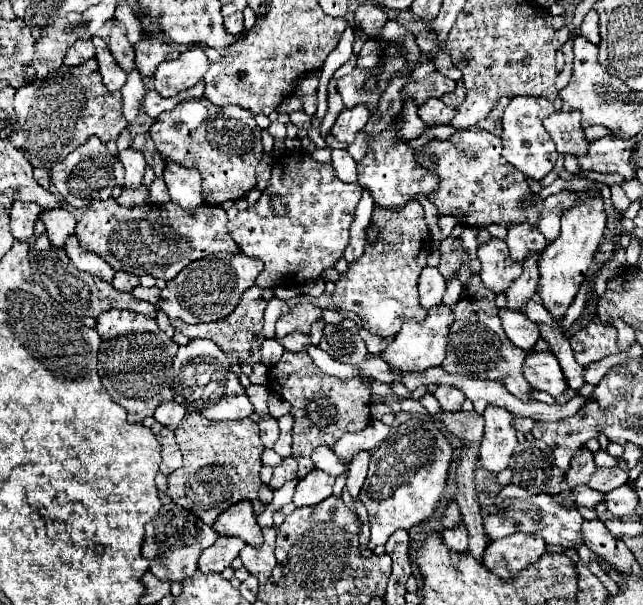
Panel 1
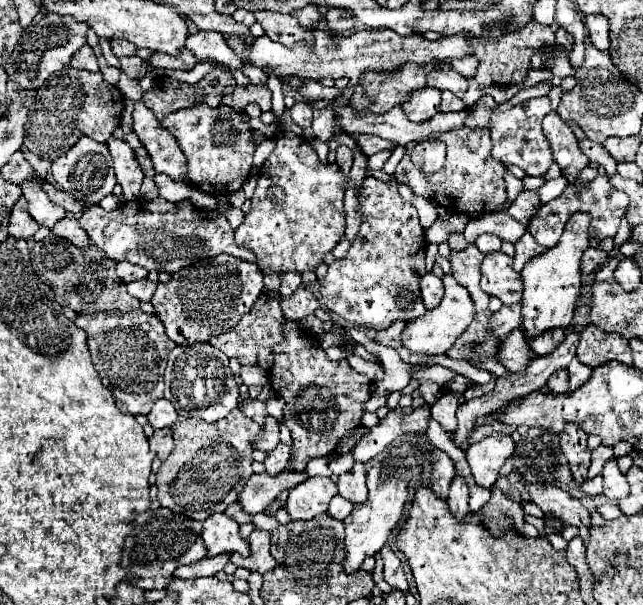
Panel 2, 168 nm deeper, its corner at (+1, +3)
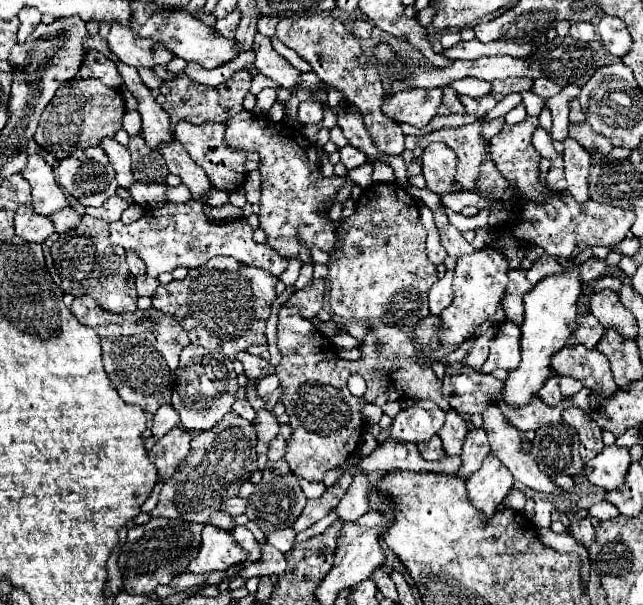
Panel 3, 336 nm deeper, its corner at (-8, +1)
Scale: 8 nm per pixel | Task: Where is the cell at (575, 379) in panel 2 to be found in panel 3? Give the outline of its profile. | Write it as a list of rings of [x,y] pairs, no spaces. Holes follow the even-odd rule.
[[[559,375],[559,387],[561,387],[561,393],[565,395],[565,397],[571,397],[571,395],[575,395],[575,393],[579,393],[579,389],[583,387],[579,381],[575,381],[573,377],[561,377]]]

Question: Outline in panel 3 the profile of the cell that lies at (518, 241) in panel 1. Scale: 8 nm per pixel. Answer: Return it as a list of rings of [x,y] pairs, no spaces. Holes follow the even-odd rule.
[[[543,255],[543,257],[539,257],[535,263],[533,263],[533,267],[527,271],[527,279],[533,283],[533,285],[537,285],[541,279],[545,279],[545,277],[549,277],[549,275],[559,275],[559,273],[563,273],[565,269],[551,257],[551,255]]]

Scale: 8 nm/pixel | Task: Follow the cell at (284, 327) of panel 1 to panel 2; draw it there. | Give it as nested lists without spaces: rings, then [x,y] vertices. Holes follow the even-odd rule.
[[[300,287],[292,297],[280,299],[280,307],[282,307],[282,313],[288,321],[298,323],[304,317],[312,315],[320,307],[320,303],[312,291],[308,291],[306,287]]]

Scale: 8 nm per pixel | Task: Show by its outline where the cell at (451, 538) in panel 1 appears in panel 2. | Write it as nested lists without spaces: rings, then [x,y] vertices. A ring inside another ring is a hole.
[[[454,477],[454,483],[450,485],[448,507],[450,507],[450,513],[458,521],[464,521],[466,515],[470,513],[470,509],[468,509],[468,487],[466,487],[462,477]]]

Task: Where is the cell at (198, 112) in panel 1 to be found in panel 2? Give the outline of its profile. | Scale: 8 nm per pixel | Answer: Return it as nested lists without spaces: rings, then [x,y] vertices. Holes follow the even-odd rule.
[[[198,103],[166,115],[160,125],[174,135],[182,153],[186,155],[190,171],[188,177],[194,187],[214,197],[224,197],[238,191],[246,183],[252,171],[252,155],[256,149],[254,129],[250,127],[250,117],[246,111],[230,111],[228,119],[224,115],[214,119],[214,109],[206,103]]]

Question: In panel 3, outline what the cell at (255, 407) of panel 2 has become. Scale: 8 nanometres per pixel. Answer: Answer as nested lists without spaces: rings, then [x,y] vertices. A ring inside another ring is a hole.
[[[237,399],[231,409],[233,409],[237,415],[241,415],[243,419],[247,419],[247,421],[253,421],[253,419],[255,419],[255,409],[249,405],[247,399]]]

